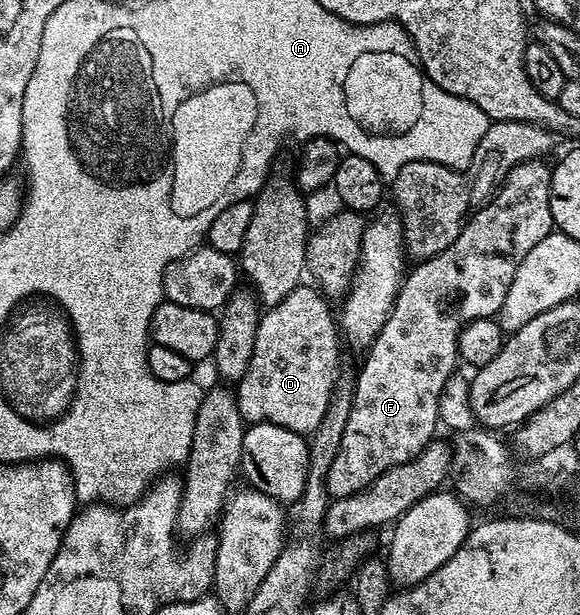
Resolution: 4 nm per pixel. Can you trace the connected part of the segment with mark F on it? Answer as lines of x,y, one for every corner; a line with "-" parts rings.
543,157
517,161
516,167
503,175
504,183
502,178
495,193
473,213
462,232
458,232
454,244
441,254
417,261
416,267
407,271
386,324
363,355
364,367
354,381
350,420
346,420
338,456
334,456
334,464
330,464
328,473
328,492
332,498
357,494
391,466
418,456
433,441
435,434
432,433
440,418
440,393
444,391
446,380
458,370
460,329
467,322
498,314
522,258
538,244
538,240
553,233
550,212
552,171
549,163
544,161

